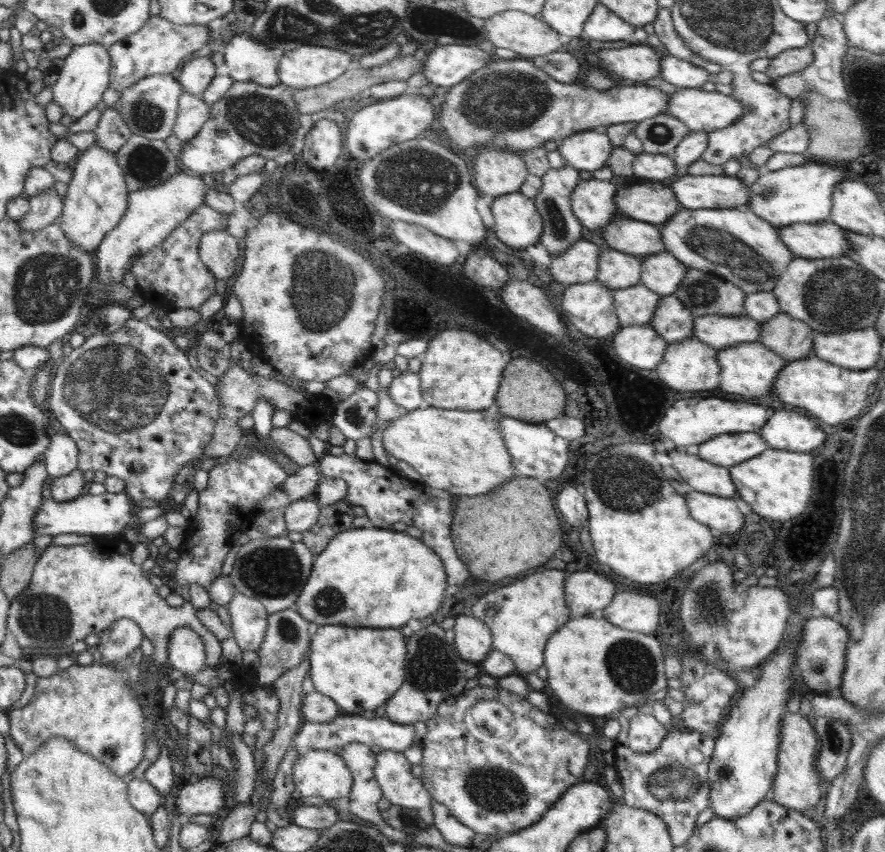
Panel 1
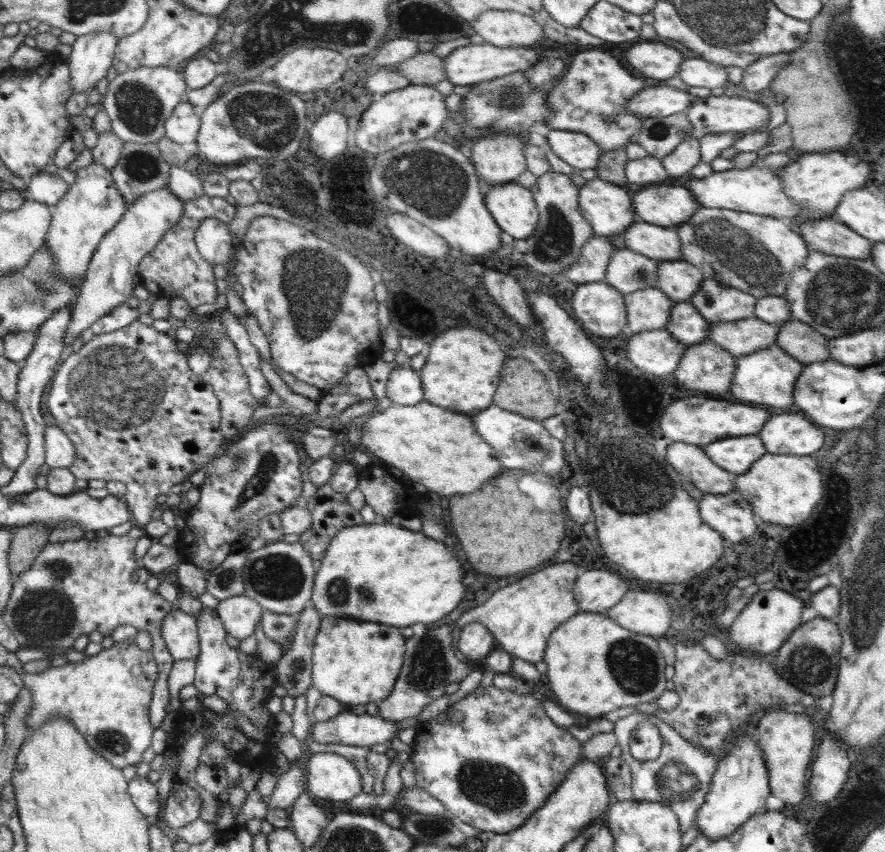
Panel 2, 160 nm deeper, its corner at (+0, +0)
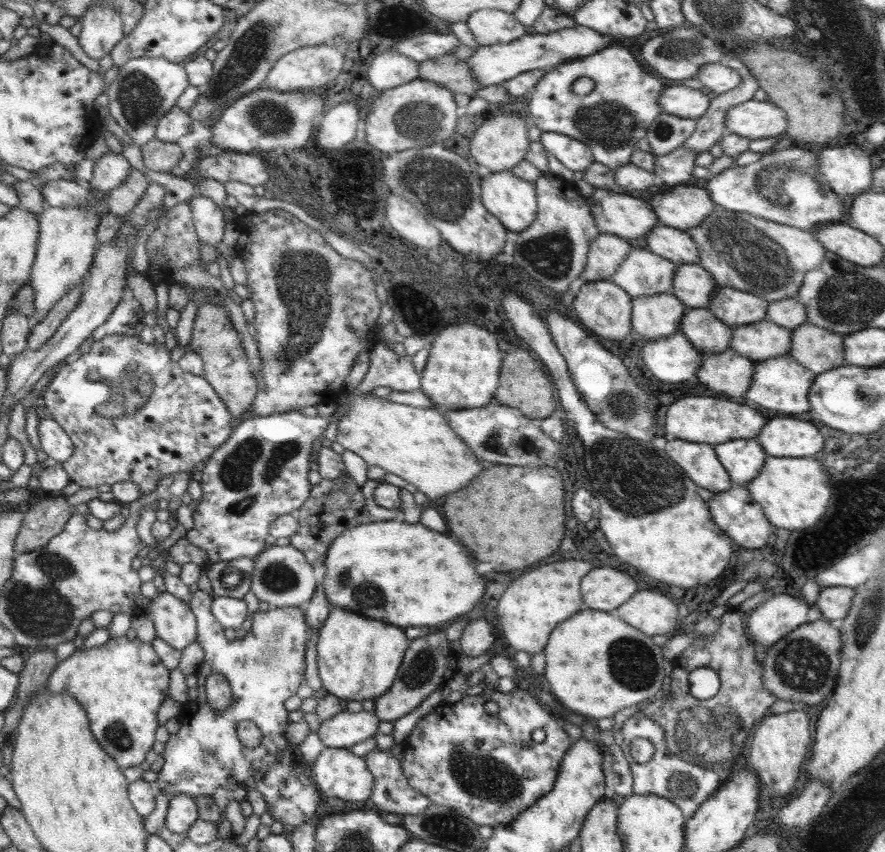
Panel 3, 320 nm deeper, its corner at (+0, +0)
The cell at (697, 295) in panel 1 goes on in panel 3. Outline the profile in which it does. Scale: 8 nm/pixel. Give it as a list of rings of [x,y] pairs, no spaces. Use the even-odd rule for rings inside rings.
[[[719,287],[709,301],[710,313],[731,329],[762,321],[768,307],[766,299],[730,287]]]

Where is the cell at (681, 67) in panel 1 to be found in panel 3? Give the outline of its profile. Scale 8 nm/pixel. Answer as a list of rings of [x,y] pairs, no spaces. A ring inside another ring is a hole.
[[[713,62],[700,67],[697,78],[704,84],[705,91],[720,94],[732,90],[743,79],[736,69],[731,69],[726,63]]]

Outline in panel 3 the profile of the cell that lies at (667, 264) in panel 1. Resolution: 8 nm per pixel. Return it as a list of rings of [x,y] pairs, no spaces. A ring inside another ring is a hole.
[[[680,264],[674,273],[671,293],[686,308],[708,308],[710,298],[717,293],[719,287],[702,265]]]

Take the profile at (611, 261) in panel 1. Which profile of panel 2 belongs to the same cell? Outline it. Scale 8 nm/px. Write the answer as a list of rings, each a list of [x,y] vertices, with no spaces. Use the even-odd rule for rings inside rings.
[[[628,247],[616,248],[608,263],[604,282],[623,295],[652,288],[657,282],[657,263]]]

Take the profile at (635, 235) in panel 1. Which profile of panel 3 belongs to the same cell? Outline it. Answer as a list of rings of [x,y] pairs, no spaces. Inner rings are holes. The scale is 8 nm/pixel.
[[[659,223],[644,237],[648,250],[675,265],[699,262],[697,244],[687,231]]]

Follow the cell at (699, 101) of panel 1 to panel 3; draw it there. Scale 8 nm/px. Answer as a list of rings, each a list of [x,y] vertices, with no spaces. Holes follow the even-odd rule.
[[[754,99],[730,107],[724,117],[727,129],[738,136],[754,140],[785,133],[787,115],[774,103]]]

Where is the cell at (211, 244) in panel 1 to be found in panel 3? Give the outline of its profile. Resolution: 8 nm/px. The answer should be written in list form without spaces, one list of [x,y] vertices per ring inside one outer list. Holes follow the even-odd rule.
[[[198,192],[190,197],[189,205],[197,237],[204,244],[217,248],[227,223],[222,209],[209,196],[200,195]]]

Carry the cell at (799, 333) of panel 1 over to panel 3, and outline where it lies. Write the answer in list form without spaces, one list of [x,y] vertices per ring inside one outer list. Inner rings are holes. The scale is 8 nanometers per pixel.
[[[805,323],[792,331],[789,354],[807,370],[822,374],[846,364],[842,338],[830,330]]]

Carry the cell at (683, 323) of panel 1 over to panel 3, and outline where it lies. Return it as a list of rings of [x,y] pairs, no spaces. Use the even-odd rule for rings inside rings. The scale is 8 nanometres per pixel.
[[[685,308],[678,332],[686,336],[692,347],[704,355],[730,349],[732,329],[717,320],[707,308]]]

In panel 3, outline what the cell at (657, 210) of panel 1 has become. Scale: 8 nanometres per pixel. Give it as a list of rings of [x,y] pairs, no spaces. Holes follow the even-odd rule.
[[[688,184],[672,187],[666,193],[662,193],[662,190],[659,193],[654,192],[652,199],[648,202],[659,218],[660,224],[683,231],[698,226],[714,210],[716,205],[706,189]]]

